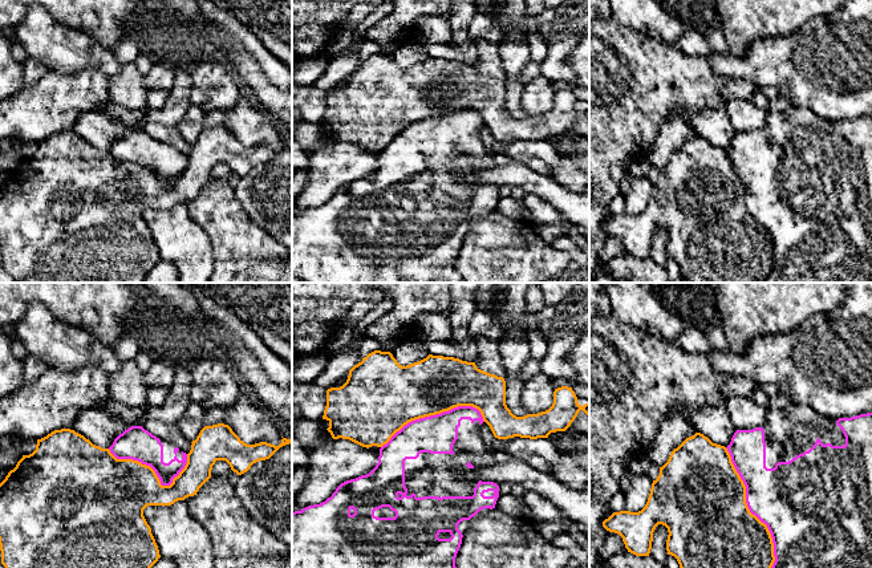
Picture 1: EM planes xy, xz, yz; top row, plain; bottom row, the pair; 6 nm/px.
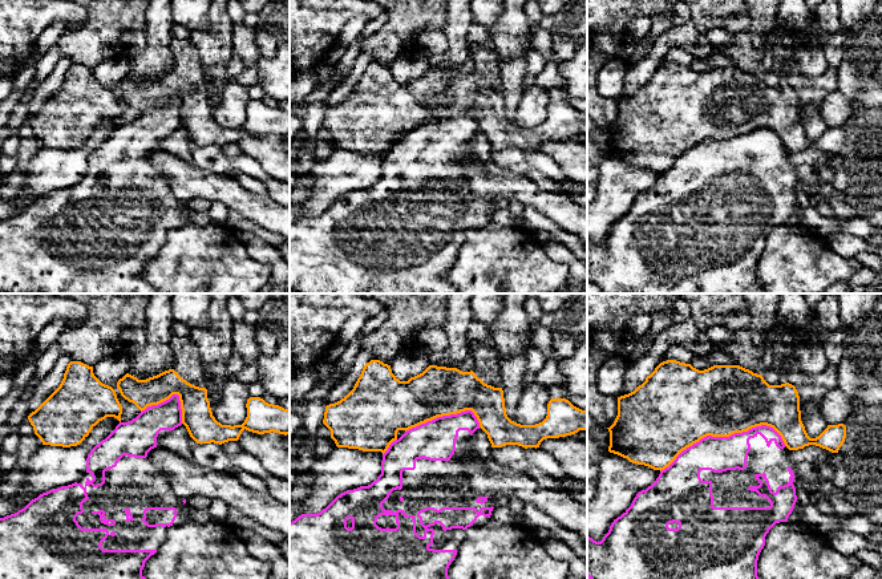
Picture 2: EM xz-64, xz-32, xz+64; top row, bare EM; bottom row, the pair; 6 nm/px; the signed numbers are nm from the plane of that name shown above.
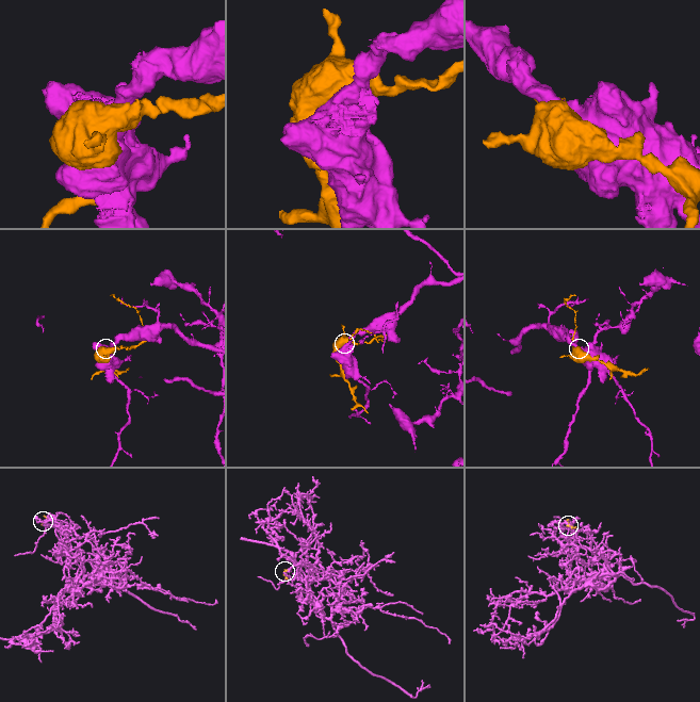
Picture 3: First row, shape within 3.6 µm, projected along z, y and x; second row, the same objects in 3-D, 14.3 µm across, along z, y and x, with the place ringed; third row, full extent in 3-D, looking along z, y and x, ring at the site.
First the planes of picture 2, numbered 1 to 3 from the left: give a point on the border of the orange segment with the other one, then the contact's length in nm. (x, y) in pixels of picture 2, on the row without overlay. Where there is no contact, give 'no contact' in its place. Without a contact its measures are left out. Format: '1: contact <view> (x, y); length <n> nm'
1: contact xz-64 (173, 97); length 260 nm
2: contact xz-32 (444, 118); length 460 nm
3: contact xz+64 (724, 140); length 800 nm

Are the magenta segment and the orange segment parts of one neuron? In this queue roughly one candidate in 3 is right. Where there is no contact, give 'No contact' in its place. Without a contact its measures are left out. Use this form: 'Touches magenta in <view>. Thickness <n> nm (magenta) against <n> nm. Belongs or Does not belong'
Touches magenta in yz. Thickness 440 nm (magenta) against 500 nm. Does not belong

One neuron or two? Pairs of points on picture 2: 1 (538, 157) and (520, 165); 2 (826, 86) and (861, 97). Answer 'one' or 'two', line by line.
1: one
2: two

